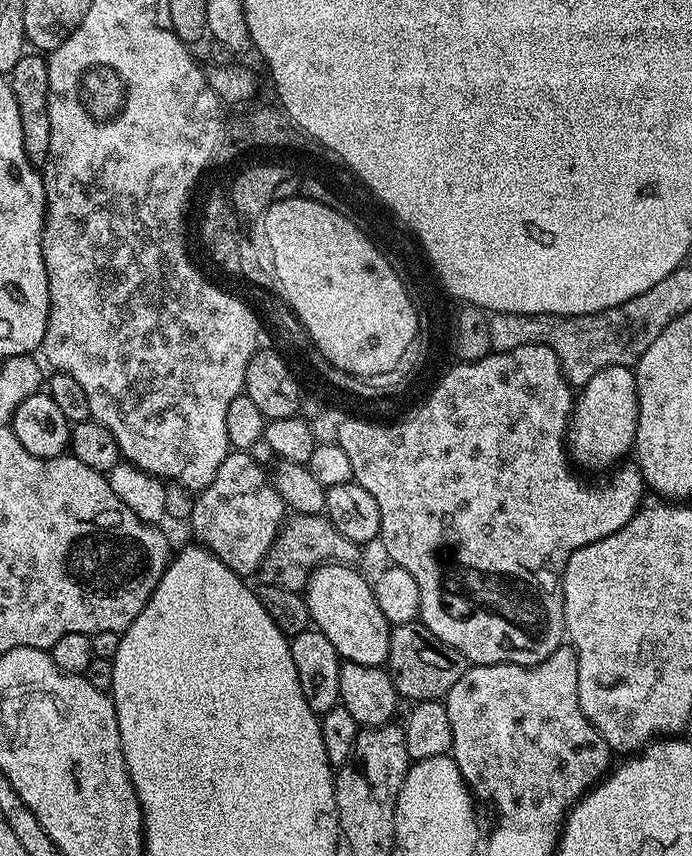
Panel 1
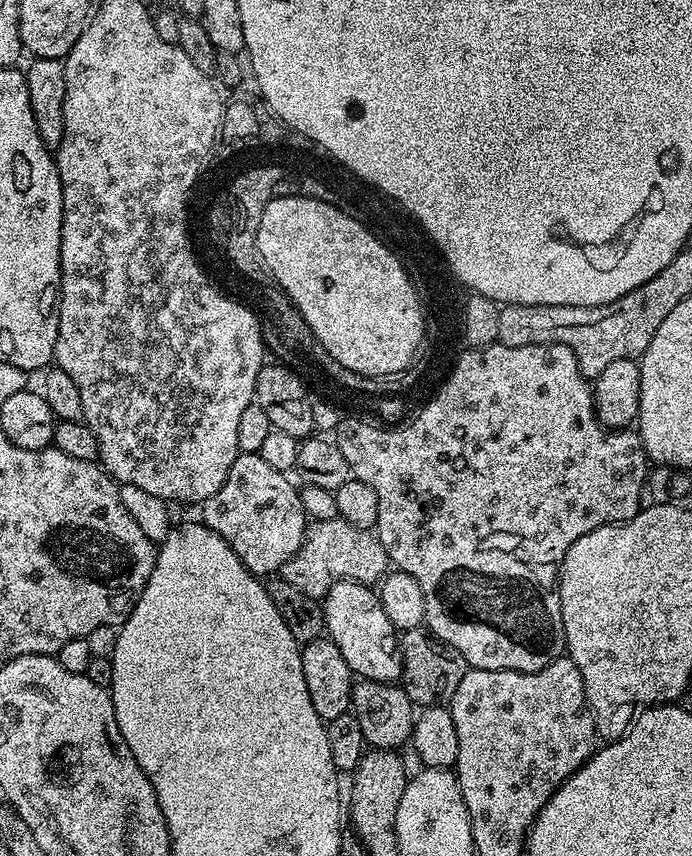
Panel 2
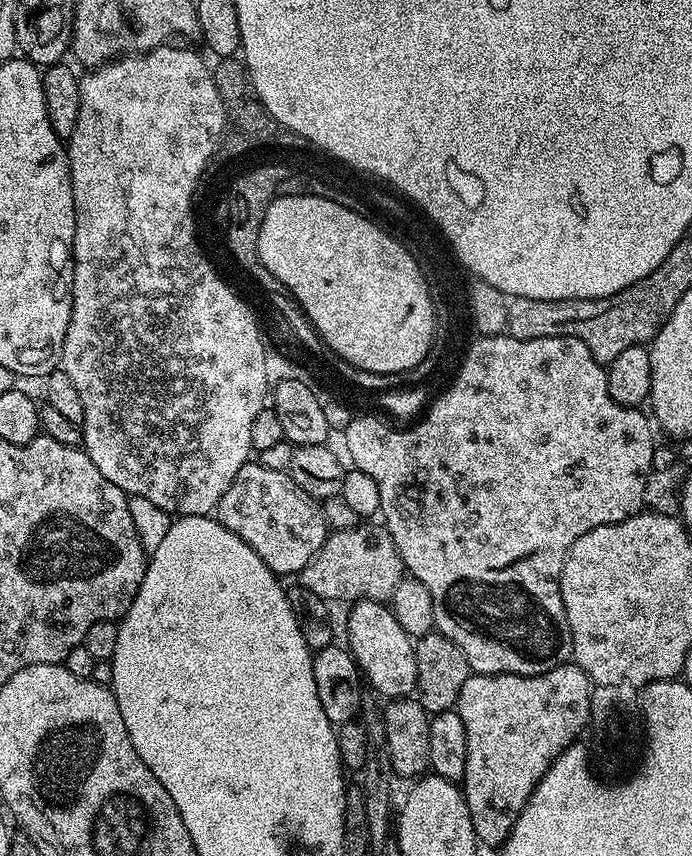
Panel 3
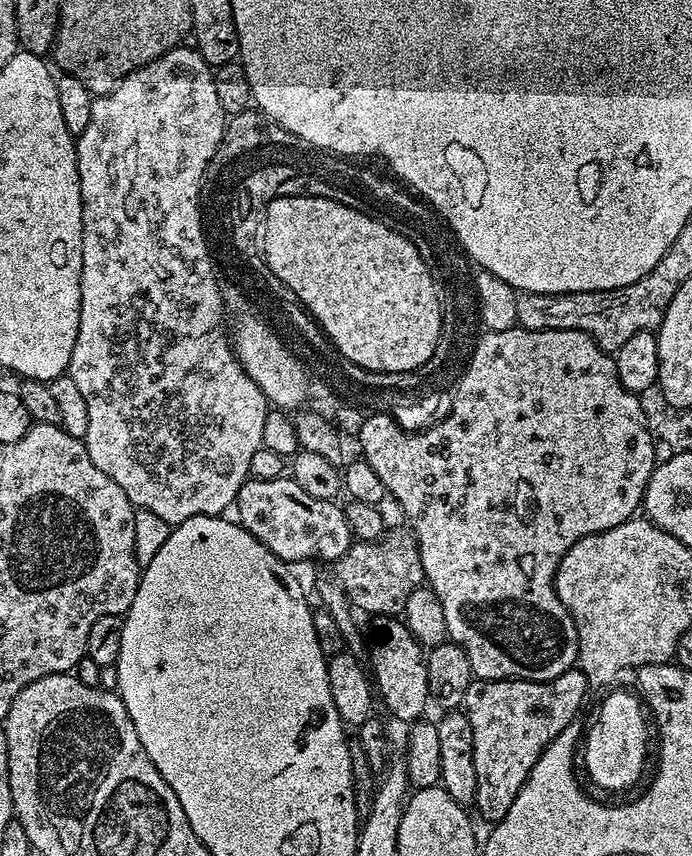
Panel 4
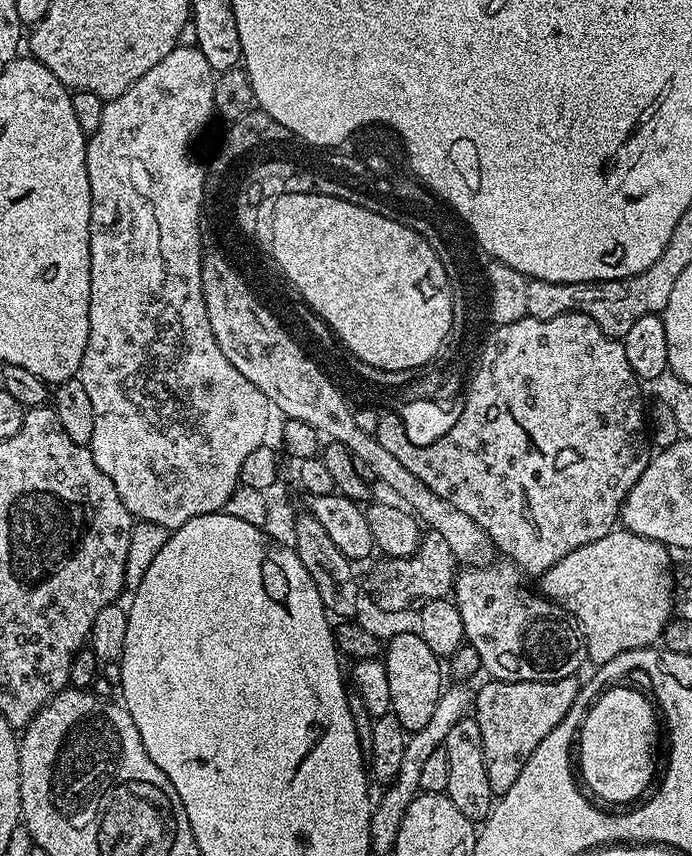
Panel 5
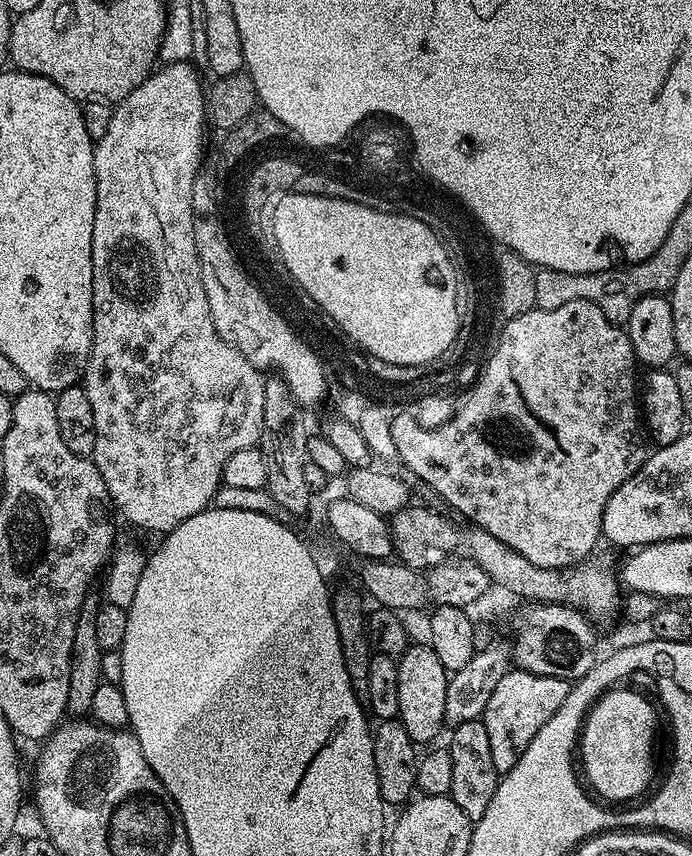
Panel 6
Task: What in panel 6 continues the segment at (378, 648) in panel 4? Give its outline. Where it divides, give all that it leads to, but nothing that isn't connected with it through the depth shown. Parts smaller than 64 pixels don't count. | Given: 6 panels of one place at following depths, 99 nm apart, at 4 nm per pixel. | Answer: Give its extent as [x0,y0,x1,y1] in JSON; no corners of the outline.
[397,643,449,745]

